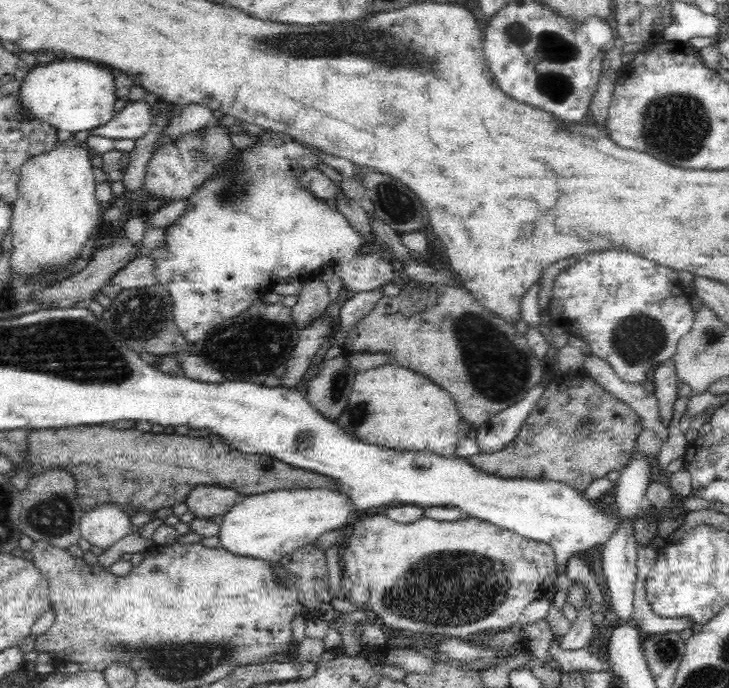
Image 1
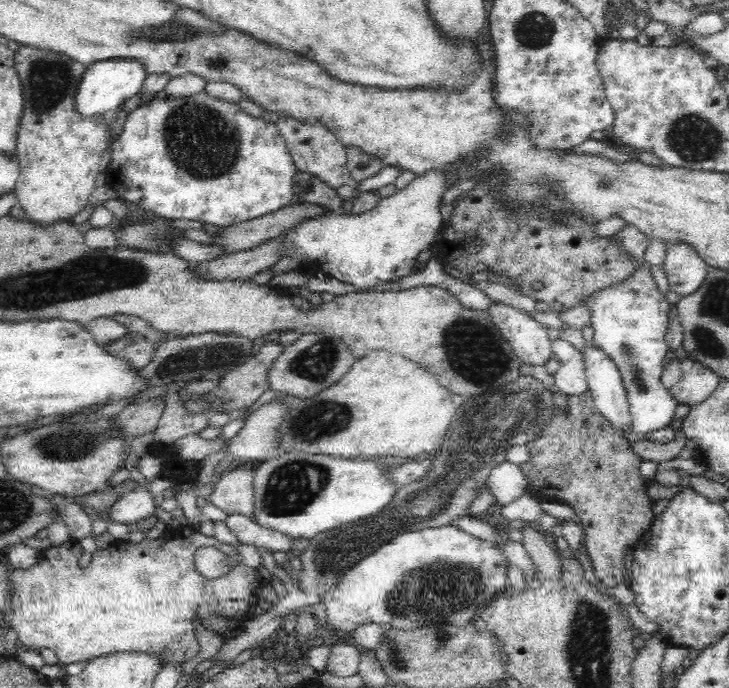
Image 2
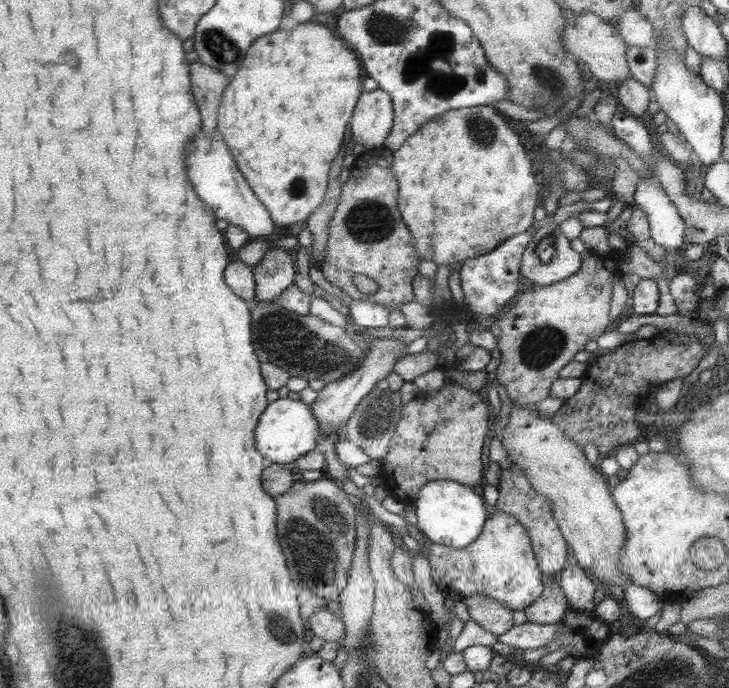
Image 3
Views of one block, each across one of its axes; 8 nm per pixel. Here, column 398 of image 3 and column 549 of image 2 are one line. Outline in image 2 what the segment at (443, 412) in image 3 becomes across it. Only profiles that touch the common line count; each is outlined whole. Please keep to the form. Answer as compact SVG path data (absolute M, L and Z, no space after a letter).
M590 389L579 395L568 395L567 402L568 410L556 409L556 414L546 426L544 434L526 444L529 459L519 464L519 467L527 478L531 491L537 497L557 500L560 504L566 504L575 510L583 524L583 544L590 555L598 586L614 588L624 584L626 578L631 578L626 575L625 550L632 548L650 530L654 522L652 500L646 496L646 484L638 471L642 459L628 447L628 444L618 444L621 436L595 407Z

